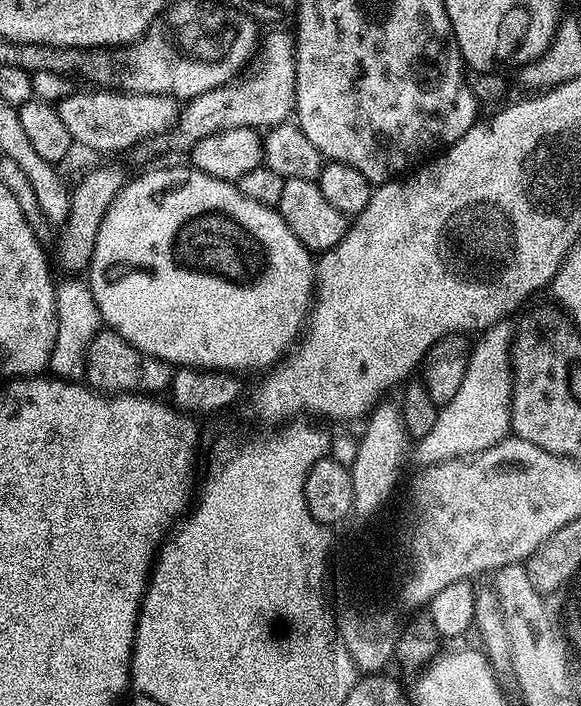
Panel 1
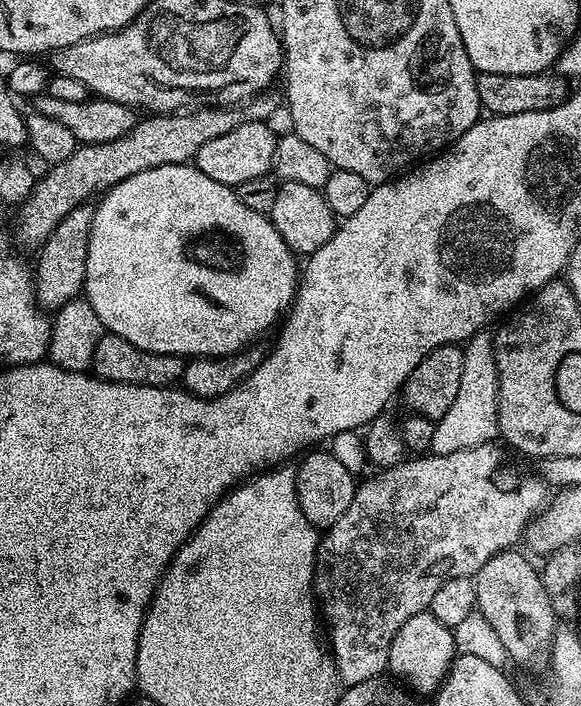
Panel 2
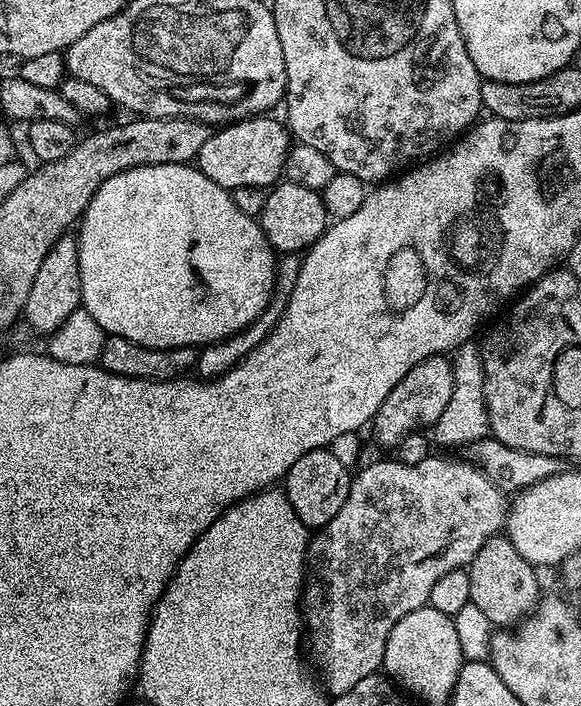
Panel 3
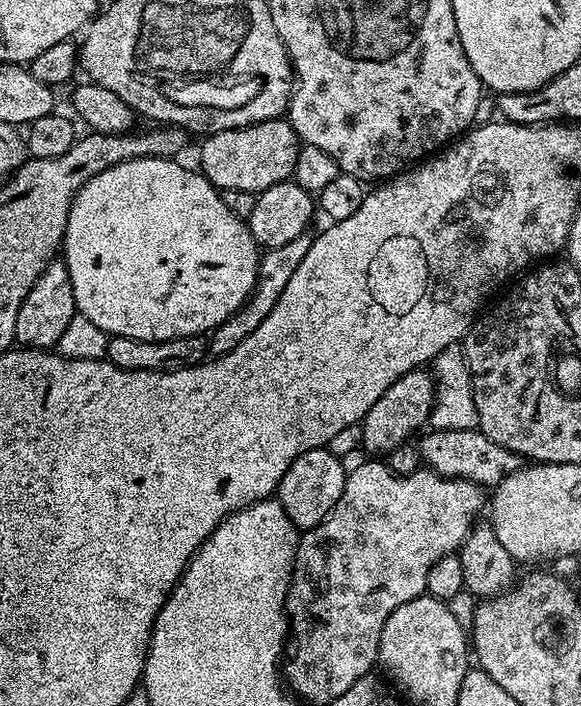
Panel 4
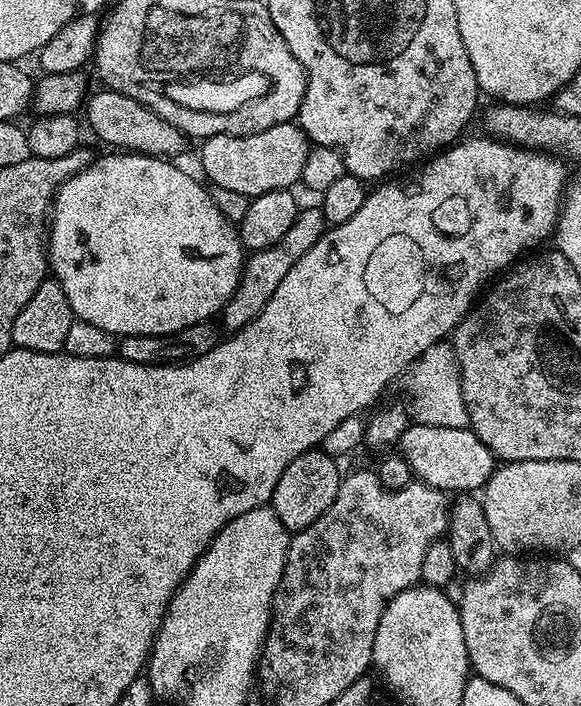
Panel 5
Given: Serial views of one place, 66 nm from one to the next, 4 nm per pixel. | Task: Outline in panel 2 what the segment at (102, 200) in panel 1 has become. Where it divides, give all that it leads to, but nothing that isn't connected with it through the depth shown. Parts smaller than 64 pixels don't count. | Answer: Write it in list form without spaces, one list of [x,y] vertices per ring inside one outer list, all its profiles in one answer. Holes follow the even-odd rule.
[[[91,203],[79,204],[46,238],[39,249],[36,264],[34,263],[34,283],[36,285],[36,302],[45,310],[55,310],[66,306],[66,302],[77,299],[84,291],[86,278],[86,254],[90,246],[90,230],[92,229]]]

